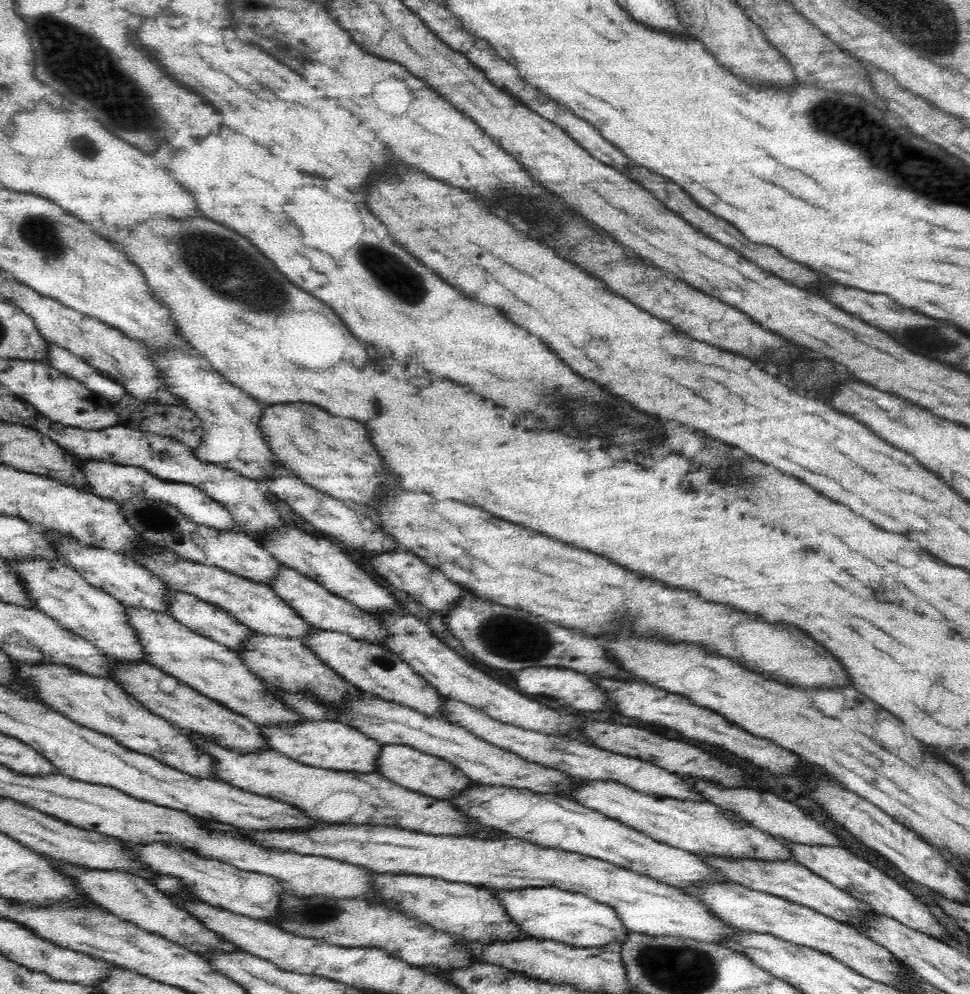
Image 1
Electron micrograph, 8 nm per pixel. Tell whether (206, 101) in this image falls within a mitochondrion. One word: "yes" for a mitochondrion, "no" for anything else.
no

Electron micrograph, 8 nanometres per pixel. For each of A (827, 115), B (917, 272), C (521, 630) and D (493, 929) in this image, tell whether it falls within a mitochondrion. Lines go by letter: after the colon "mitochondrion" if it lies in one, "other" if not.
A: mitochondrion
B: other
C: mitochondrion
D: mitochondrion

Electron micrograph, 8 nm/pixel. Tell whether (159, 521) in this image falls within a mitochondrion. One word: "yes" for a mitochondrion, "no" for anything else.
yes

